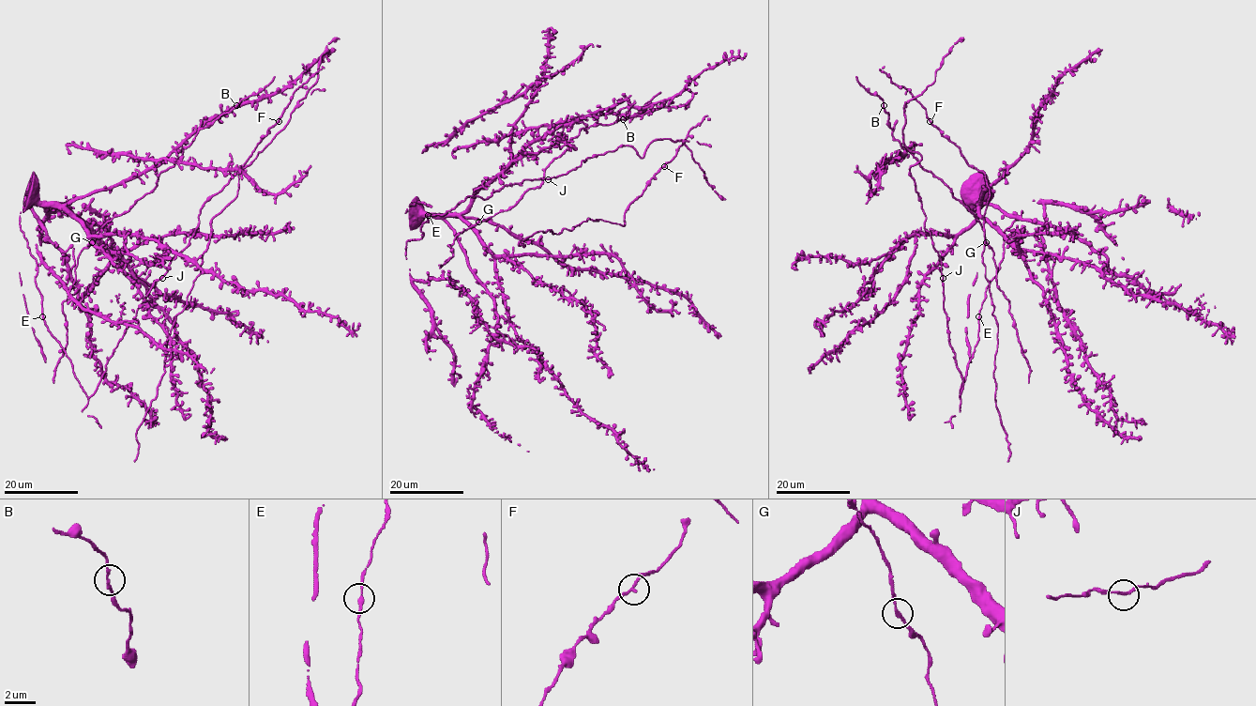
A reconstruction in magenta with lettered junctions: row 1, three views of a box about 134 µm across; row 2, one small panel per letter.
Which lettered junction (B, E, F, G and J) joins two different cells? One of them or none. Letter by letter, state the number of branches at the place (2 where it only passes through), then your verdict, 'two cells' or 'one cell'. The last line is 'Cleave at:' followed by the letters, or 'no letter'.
B: 2 | one cell
E: 2 | one cell
F: 2 | one cell
G: 2 | one cell
J: 2 | one cell
Cleave at: no letter

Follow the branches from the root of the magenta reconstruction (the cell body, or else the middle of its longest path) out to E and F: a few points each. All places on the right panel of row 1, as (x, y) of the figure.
E: (942, 277), (948, 343), (962, 379), (960, 397), (966, 366), (978, 340), (978, 316)
F: (942, 277), (909, 169), (922, 156), (904, 145), (904, 105), (915, 98), (930, 121)

